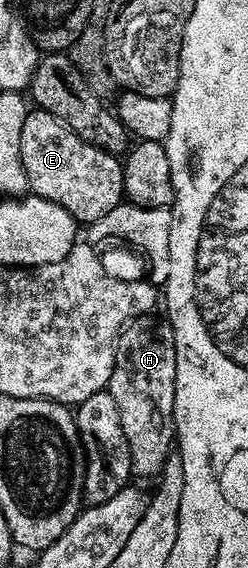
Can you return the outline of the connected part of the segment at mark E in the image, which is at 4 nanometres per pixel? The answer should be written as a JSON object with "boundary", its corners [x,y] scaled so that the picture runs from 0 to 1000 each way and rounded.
{"boundary":[[[161,194],[105,195],[77,271],[117,315],[117,338],[254,363],[319,391],[415,384],[504,342],[504,299],[460,269],[415,268],[302,236],[238,208]]]}

